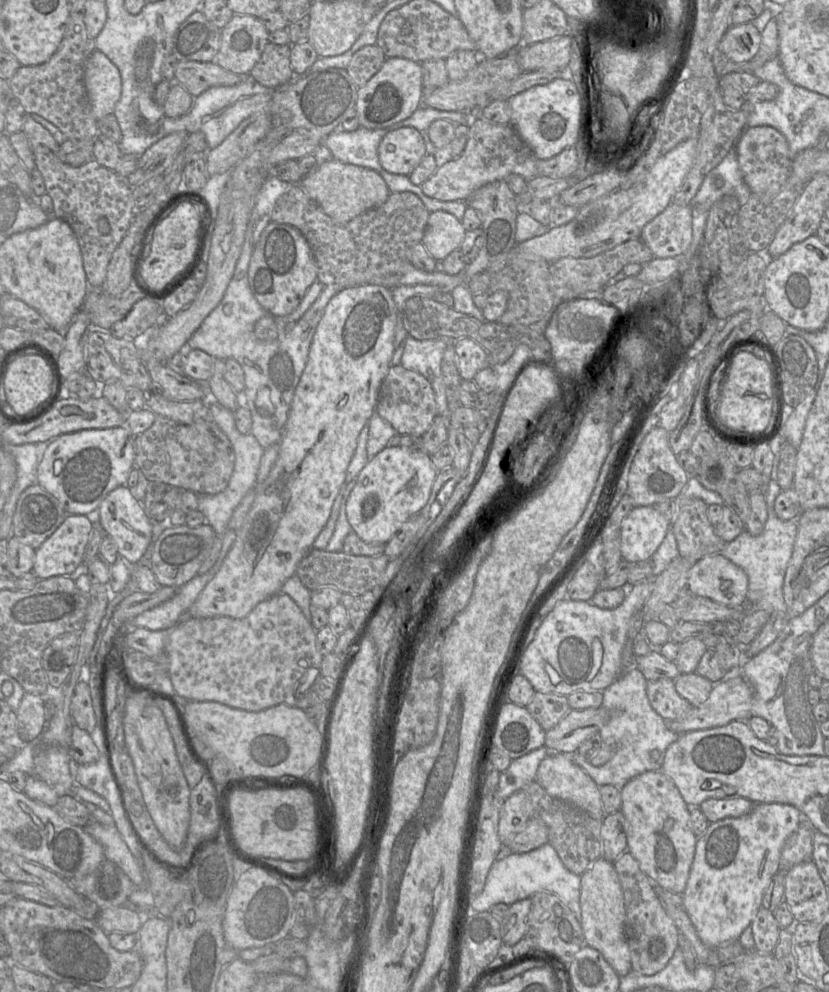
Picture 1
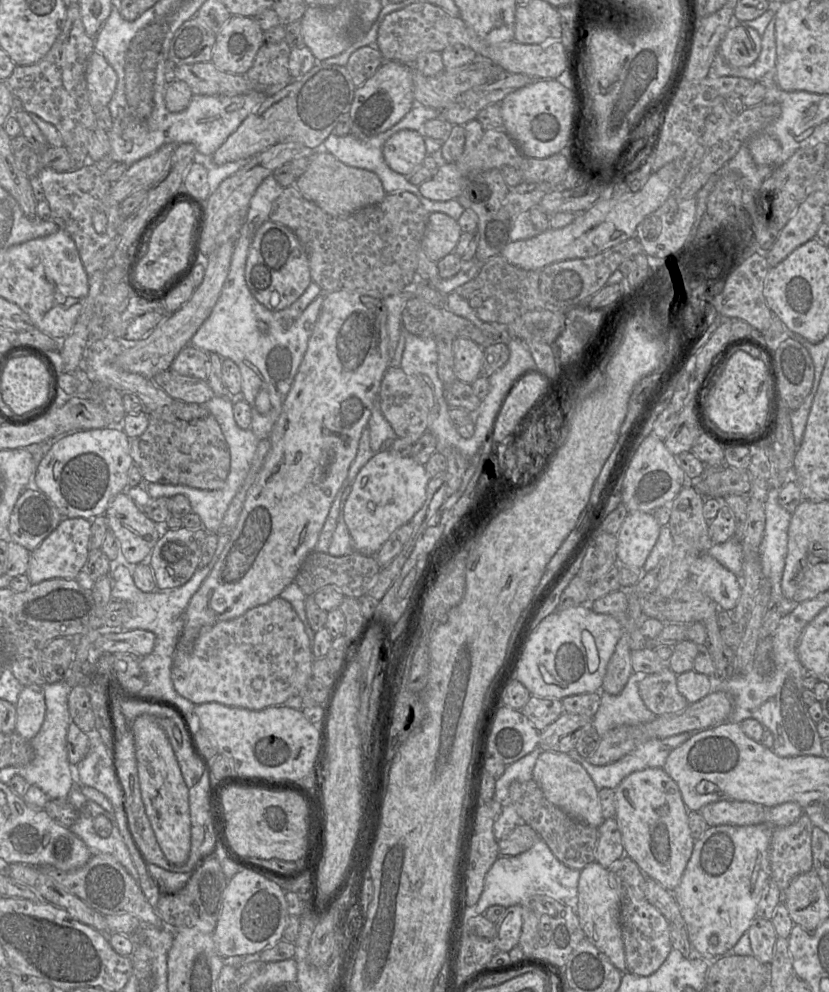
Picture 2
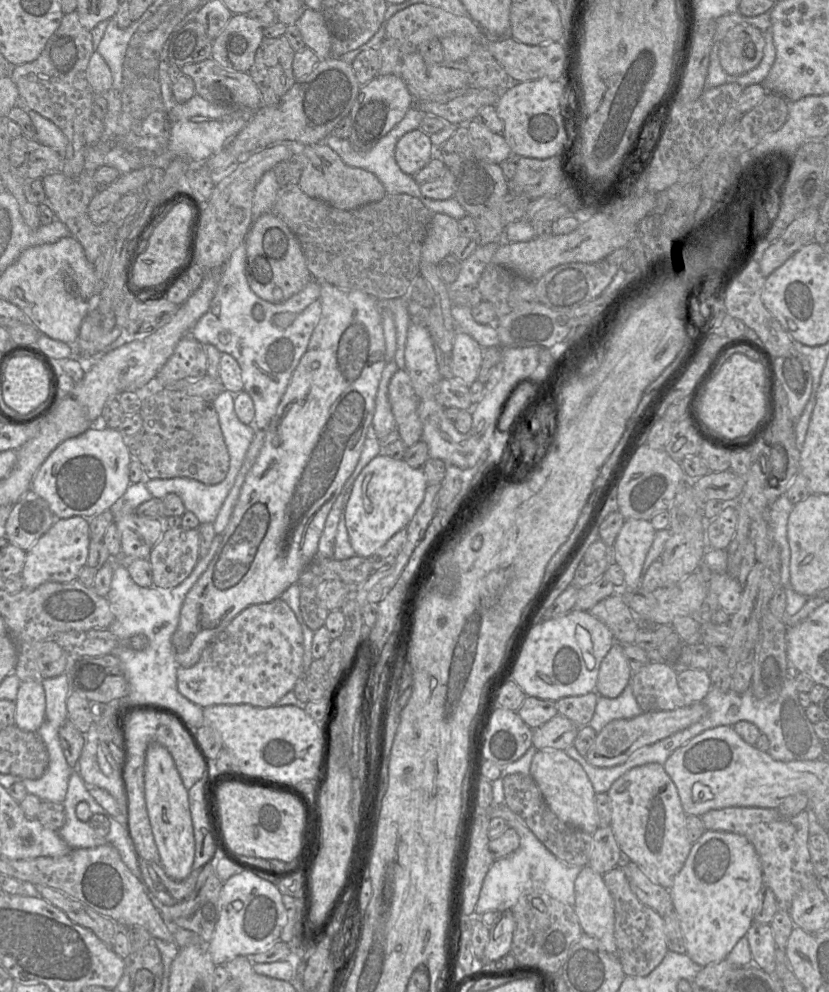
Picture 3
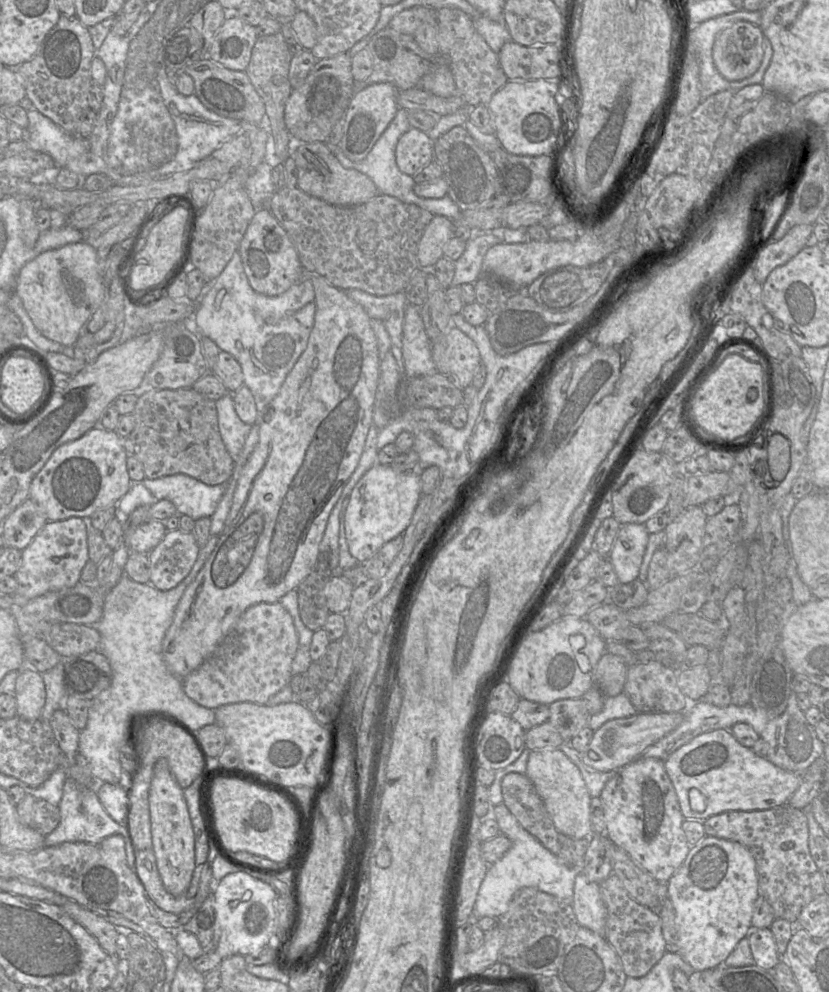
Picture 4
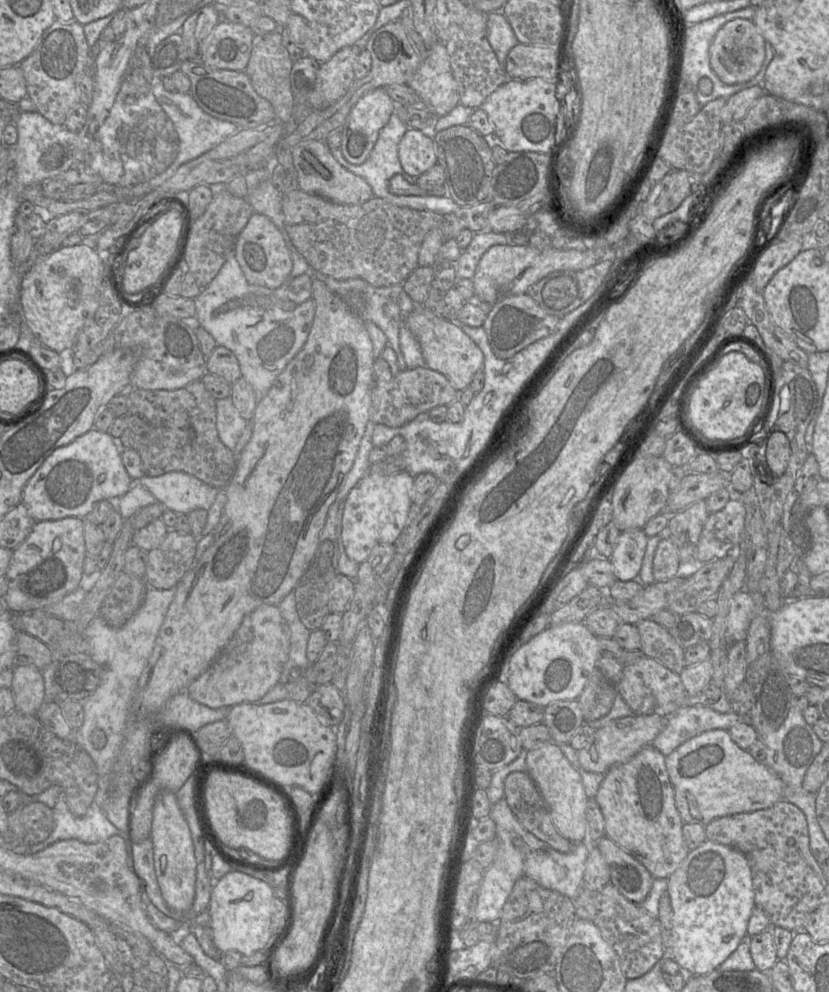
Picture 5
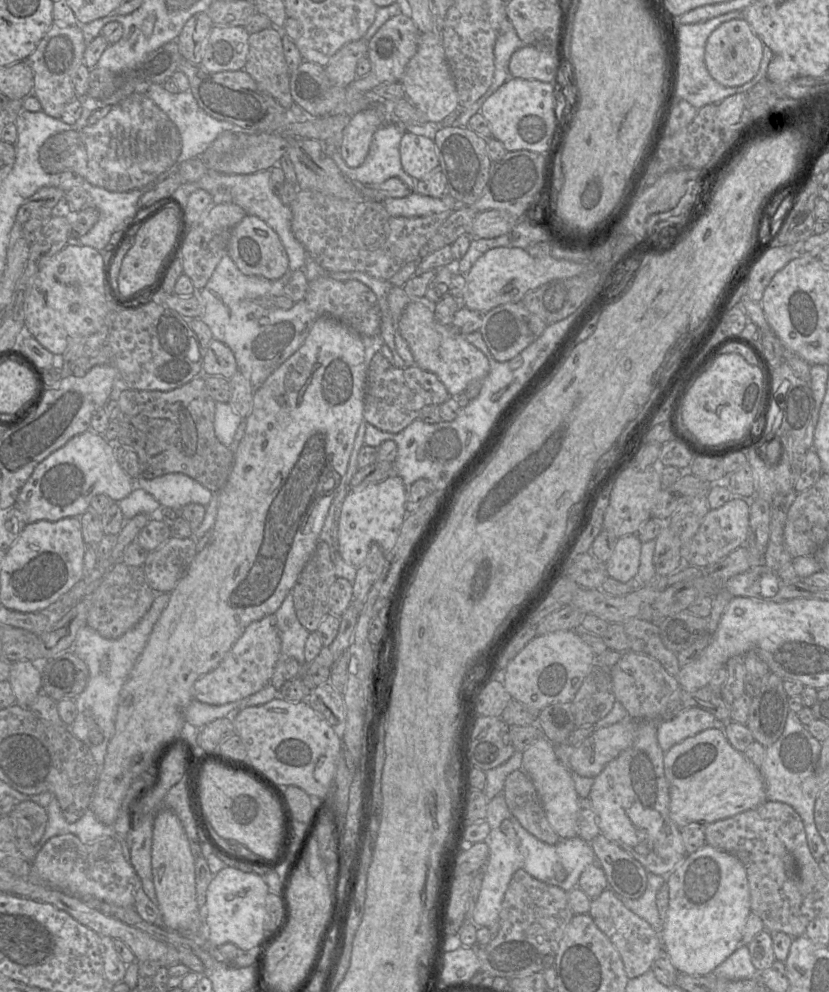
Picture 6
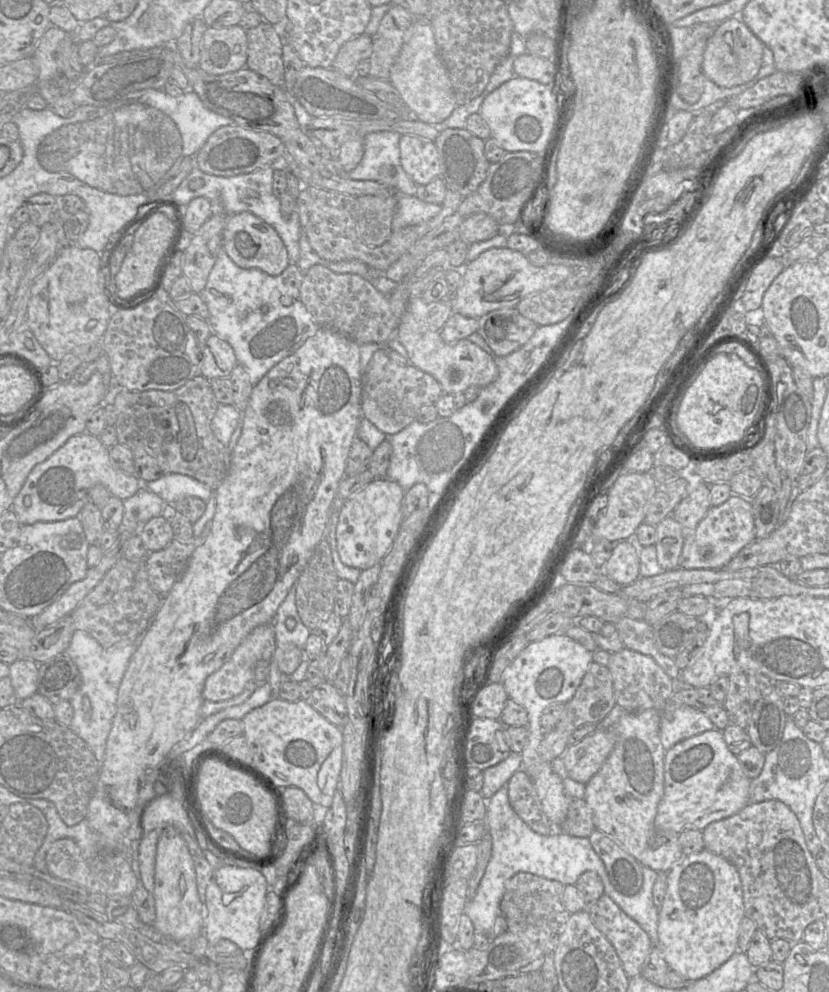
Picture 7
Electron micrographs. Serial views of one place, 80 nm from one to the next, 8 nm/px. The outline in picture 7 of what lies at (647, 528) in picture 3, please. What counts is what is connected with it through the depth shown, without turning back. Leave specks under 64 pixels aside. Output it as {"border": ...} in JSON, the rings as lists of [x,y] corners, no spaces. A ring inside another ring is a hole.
{"border":[[[633,539],[615,544],[612,555],[603,566],[602,573],[620,584],[629,585],[640,577],[639,548]]]}

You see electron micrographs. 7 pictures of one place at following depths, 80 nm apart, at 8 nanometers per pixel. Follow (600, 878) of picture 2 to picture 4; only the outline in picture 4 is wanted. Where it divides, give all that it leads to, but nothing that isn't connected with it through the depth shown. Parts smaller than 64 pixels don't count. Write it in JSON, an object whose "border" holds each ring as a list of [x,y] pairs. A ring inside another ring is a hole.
{"border":[[[583,872],[575,878],[572,908],[581,927],[605,937],[607,908],[601,898],[600,884],[590,881]]]}

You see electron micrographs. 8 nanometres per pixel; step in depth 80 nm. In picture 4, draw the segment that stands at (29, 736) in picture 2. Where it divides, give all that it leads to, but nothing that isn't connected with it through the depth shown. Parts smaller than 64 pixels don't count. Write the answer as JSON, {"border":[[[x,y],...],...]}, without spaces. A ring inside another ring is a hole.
{"border":[[[31,667],[20,669],[14,696],[18,717],[29,721],[40,720],[46,700],[46,691],[41,673]]]}

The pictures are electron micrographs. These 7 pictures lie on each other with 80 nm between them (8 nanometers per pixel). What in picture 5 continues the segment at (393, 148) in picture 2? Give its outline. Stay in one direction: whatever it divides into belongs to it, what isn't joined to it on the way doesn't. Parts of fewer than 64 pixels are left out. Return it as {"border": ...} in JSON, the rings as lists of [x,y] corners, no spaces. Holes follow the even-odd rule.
{"border":[[[408,129],[399,143],[399,160],[404,171],[419,177],[437,164],[433,138],[420,130]]]}

